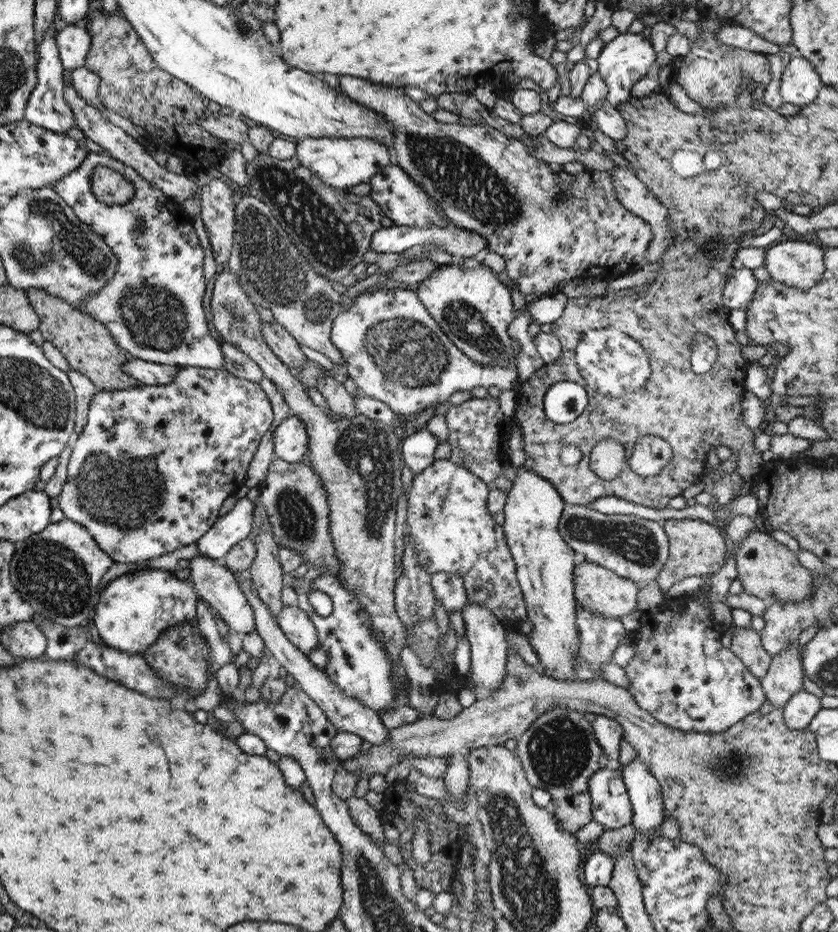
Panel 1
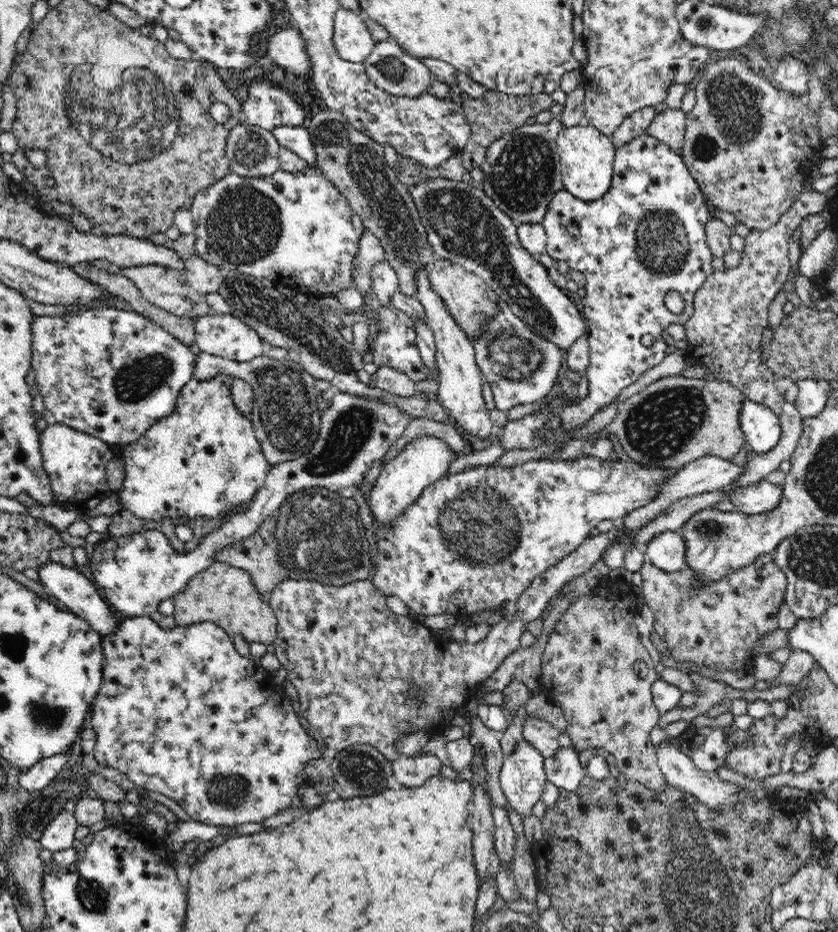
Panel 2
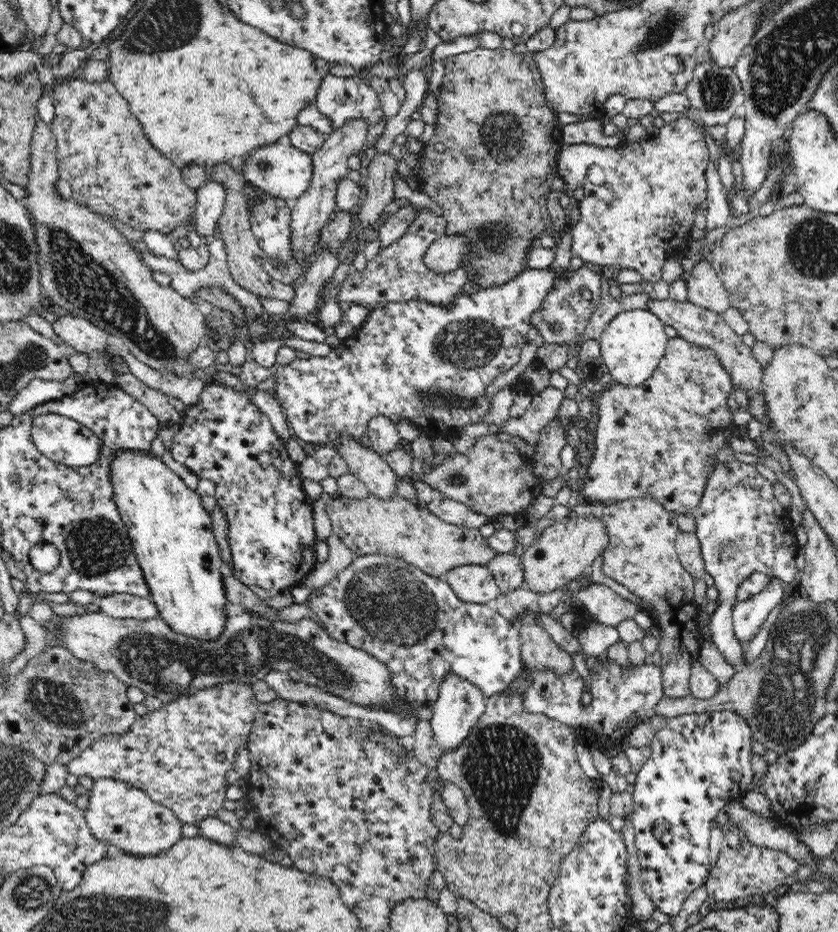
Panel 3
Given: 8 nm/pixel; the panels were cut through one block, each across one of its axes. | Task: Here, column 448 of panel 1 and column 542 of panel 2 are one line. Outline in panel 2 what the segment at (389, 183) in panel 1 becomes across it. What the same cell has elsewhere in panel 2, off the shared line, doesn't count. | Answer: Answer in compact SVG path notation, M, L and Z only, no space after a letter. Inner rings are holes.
M646 133L638 138L634 138L628 144L621 146L615 152L615 163L613 168L614 174L612 177L612 184L610 185L610 190L604 194L604 198L596 200L594 202L583 202L574 195L569 194L567 191L562 190L558 194L554 195L552 202L550 202L550 208L548 208L548 213L546 213L546 218L542 220L542 226L545 229L545 234L547 235L547 253L552 259L558 261L564 261L568 264L571 270L577 270L586 275L586 285L582 290L584 296L584 317L587 321L588 328L590 330L589 347L590 347L590 362L585 372L588 377L589 393L586 397L581 400L577 400L575 403L570 403L565 408L565 411L561 416L561 424L563 426L569 426L569 428L580 428L590 416L608 406L615 397L617 397L624 388L630 386L633 382L636 382L647 370L650 370L653 366L660 364L663 358L668 354L667 348L668 344L663 338L663 333L666 331L668 333L668 328L672 325L684 325L688 322L690 316L694 312L694 299L695 294L700 290L704 281L714 274L712 267L713 255L712 250L706 243L706 226L710 221L710 213L705 204L705 198L700 191L698 183L695 178L690 174L686 163L683 161L681 155L673 151L669 146L660 142L657 138L652 137L652 135L647 135ZM670 290L676 290L680 292L684 297L686 307L682 314L672 313L664 304L664 296L670 292ZM645 334L651 334L654 337L654 346L646 348L642 346L640 340Z

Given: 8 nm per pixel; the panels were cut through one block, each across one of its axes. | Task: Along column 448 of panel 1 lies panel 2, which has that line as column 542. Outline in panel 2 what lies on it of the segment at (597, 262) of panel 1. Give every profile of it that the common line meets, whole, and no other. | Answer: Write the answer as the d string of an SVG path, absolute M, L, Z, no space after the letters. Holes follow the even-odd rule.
M556 117L547 124L535 123L522 125L488 147L485 161L480 168L483 171L483 192L513 221L514 224L541 224L546 218L550 202L554 195L565 190L561 175L561 158L557 152L557 138L563 124L560 118Z

